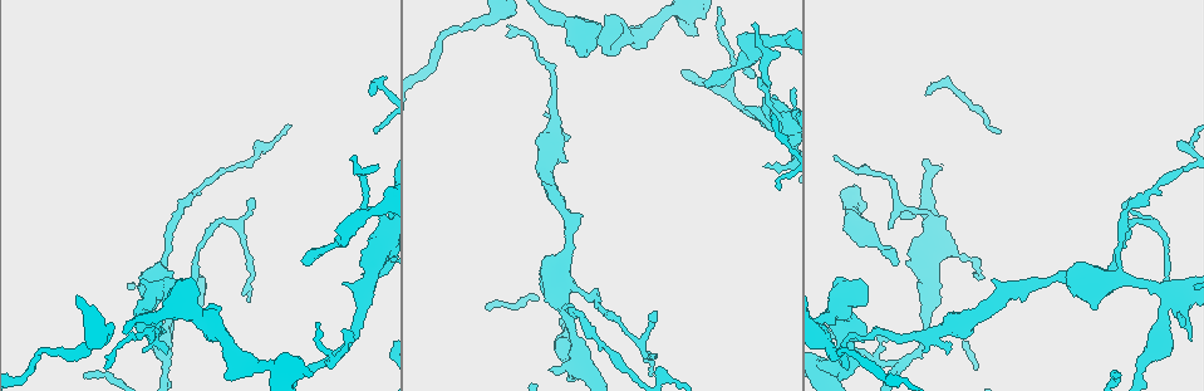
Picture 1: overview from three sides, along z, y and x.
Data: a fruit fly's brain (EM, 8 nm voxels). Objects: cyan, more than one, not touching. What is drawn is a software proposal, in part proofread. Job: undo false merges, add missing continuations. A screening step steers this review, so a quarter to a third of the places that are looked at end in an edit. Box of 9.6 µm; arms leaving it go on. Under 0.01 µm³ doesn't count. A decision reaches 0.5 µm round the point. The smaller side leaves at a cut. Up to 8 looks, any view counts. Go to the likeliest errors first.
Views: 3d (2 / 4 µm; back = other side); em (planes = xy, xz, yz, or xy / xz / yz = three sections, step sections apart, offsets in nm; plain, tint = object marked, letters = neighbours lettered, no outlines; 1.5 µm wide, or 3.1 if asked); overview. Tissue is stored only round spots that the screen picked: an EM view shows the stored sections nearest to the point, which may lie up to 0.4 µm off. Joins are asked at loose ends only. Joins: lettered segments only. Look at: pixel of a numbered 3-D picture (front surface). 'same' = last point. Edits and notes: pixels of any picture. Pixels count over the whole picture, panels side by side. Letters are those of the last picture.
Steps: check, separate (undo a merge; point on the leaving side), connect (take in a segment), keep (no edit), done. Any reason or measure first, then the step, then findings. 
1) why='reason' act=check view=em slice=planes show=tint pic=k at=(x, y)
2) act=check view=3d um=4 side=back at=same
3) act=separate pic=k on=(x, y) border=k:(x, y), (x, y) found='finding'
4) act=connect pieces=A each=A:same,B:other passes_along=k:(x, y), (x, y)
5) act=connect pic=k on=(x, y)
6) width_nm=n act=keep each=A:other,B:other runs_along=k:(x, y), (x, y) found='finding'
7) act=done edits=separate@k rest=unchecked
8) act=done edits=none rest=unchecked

why='thin end' act=check view=em slice=planes show=tint pic=1 at=(768, 167)

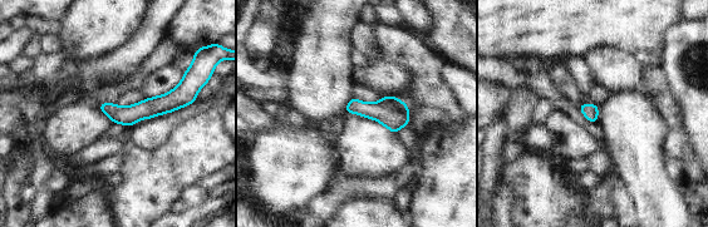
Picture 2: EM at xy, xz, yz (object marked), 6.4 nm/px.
why='see the neighbours' act=check view=em slice=planes show=letters at=same

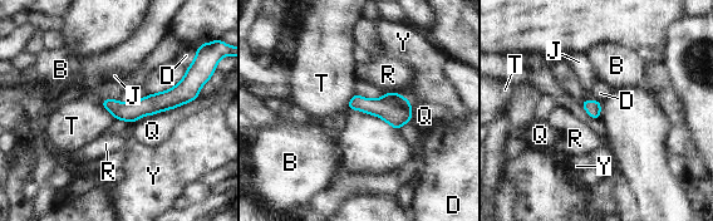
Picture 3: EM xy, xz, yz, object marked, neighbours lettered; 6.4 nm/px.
act=keep each=B:other,D:other,J:other,Q:other,R:other,T:other,Y:other runs_along=3:(191, 92), (139, 108), (106, 103) found='none of them fits'

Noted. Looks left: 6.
why='thick turns thin' act=check view=em slice=planes show=letters pic=1 at=(779, 114)

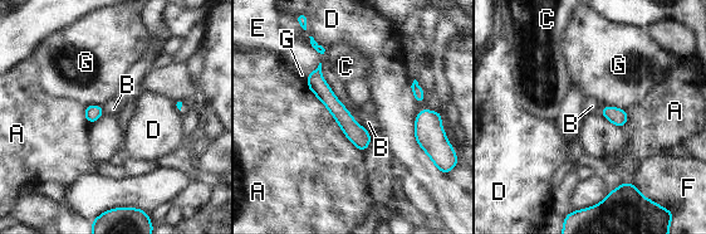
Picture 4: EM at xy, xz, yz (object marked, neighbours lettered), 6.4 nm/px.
act=keep each=A:other,B:other,C:other,D:other,E:other,F:other,G:other runs_along=4:(318, 72), (318, 86), (362, 146) found='continuous, no second cell'

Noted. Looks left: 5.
why='branch stops here' act=check view=3d um=2 pic=1 at=(999, 131)

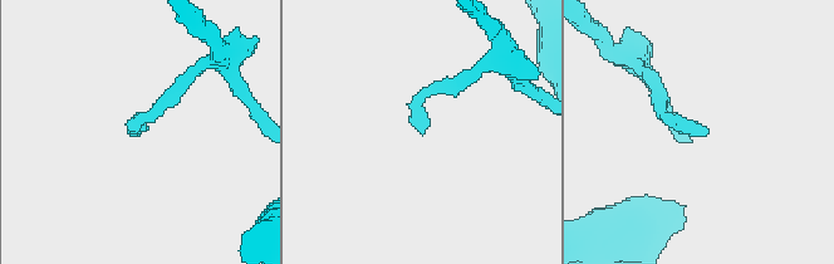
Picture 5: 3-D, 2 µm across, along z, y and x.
act=check view=em slice=planes show=letters pic=5 at=(708, 133)

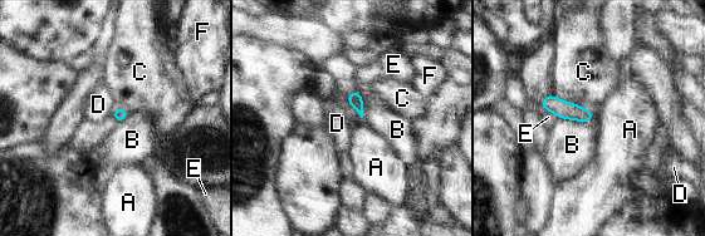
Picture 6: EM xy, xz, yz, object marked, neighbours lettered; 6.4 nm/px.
longest_contact=C:280nm act=keep each=A:other,B:other,C:other,D:other,E:other,F:other found='no lettered segment goes on from it'

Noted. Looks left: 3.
act=done edits=none rest=unchecked

